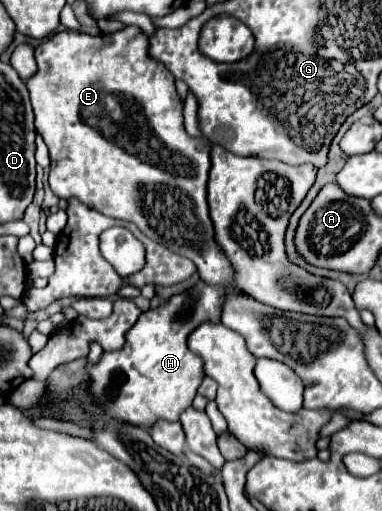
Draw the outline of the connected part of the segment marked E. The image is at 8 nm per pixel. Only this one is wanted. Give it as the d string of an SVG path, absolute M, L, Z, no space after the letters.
M137 25L101 35L65 29L35 49L39 71L27 81L27 89L35 111L35 129L49 147L49 187L59 199L77 197L109 217L135 223L153 241L191 259L205 283L227 285L233 281L233 269L213 239L213 223L207 207L211 143L203 137L187 135L183 127L183 101L177 95L175 77L147 49L149 37Z

